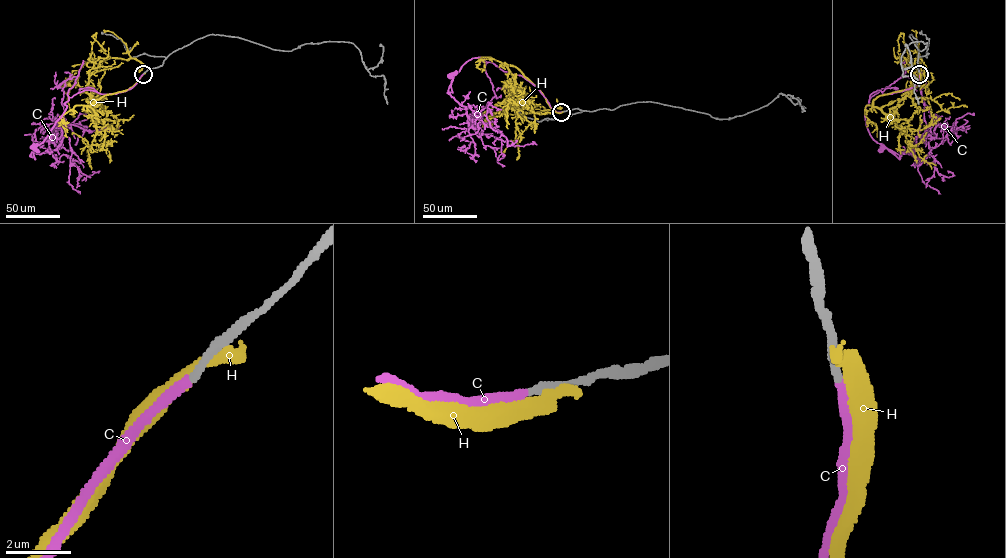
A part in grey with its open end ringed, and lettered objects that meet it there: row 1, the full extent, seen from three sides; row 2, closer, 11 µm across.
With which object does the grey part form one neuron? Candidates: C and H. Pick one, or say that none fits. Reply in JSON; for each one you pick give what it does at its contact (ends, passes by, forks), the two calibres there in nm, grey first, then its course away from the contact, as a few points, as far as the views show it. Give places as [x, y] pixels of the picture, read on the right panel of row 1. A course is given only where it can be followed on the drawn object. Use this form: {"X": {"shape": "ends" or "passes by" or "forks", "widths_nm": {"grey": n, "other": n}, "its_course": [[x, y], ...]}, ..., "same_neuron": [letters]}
{"C": {"shape": "ends", "widths_nm": {"grey": 240, "other": 320}, "its_course": [[919, 74], [913, 87], [883, 94], [878, 90], [870, 95], [865, 111], [866, 125], [872, 138], [883, 147]]}, "same_neuron": ["C"]}

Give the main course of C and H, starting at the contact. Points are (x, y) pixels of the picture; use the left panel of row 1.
C: (143, 74), (122, 92), (85, 90), (73, 95), (46, 138), (33, 147)
H: (144, 73), (96, 100), (97, 114), (87, 92), (96, 67), (85, 63), (130, 56), (104, 29)

